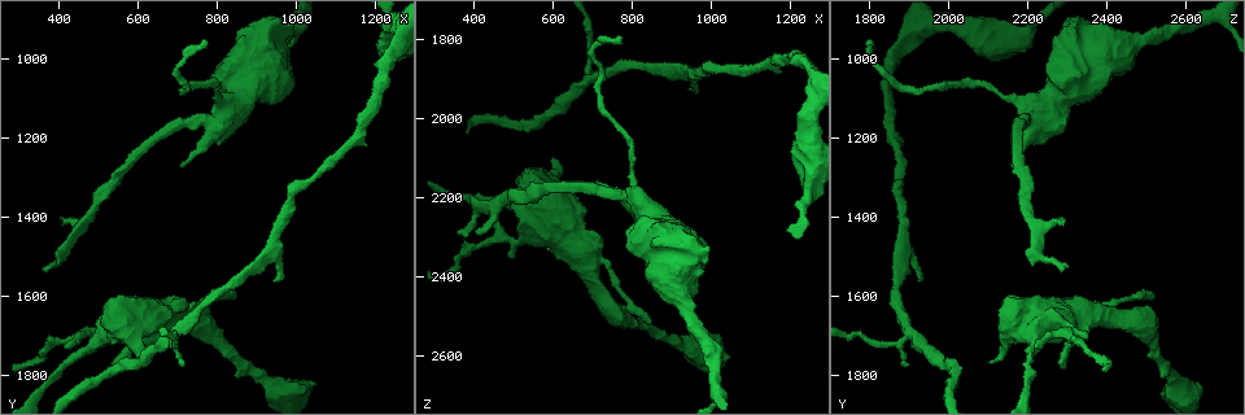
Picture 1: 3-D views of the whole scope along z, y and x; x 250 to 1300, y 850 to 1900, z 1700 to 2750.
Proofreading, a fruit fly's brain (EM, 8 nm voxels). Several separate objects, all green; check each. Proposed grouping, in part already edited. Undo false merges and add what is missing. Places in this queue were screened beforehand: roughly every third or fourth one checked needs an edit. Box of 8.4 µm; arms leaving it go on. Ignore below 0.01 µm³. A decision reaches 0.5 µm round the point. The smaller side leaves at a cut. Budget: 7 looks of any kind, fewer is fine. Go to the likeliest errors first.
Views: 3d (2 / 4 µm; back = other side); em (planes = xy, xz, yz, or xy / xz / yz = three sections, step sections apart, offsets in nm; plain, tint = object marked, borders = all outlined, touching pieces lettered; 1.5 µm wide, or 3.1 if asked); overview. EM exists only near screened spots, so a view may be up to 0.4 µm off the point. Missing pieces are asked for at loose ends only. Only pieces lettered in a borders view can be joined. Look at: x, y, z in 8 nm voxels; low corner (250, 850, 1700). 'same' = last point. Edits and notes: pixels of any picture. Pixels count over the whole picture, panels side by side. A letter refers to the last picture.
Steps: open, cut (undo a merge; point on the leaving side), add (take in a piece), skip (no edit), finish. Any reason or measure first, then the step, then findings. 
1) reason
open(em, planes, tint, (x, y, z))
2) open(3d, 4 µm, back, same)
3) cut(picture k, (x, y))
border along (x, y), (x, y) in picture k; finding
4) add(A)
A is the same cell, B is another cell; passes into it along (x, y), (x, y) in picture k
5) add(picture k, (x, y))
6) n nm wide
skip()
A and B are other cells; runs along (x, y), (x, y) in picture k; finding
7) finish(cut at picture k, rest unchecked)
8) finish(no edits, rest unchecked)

long arm stops here
open(3d, 4 µm, (1050, 1820, 2595))

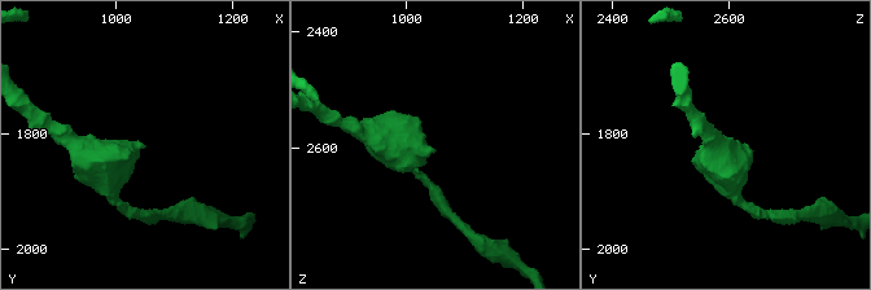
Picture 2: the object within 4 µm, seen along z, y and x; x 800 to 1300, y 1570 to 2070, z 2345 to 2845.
need the tissue
open(em, planes, borders, (1050, 1830, 2600))

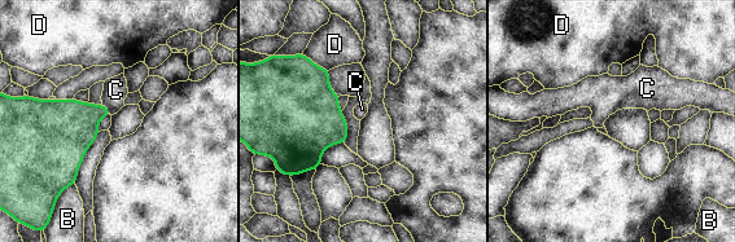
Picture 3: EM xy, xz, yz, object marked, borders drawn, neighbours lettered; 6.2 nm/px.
D touches over 180 nm
skip()
B, C and D are other cells; no lettered piece goes on from it

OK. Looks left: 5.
branch stops here
open(em, planes, borders, (605, 1760, 2100))

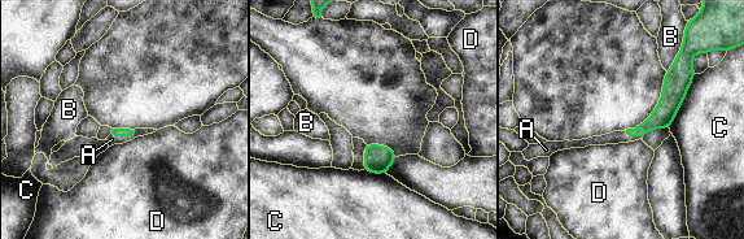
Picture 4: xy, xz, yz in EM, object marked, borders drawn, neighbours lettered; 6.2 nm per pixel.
C touches over 380 nm
add(picture 4, (112, 139))
A is the same cell, B, C and D are other cells; the neuron continues

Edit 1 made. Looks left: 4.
thin end
open(em, yz, step 8, borders, (850, 1605, 2520))

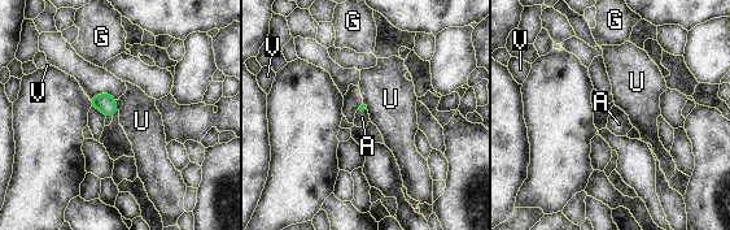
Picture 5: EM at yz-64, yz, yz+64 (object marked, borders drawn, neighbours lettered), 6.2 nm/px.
open(em, planes, borders, same)

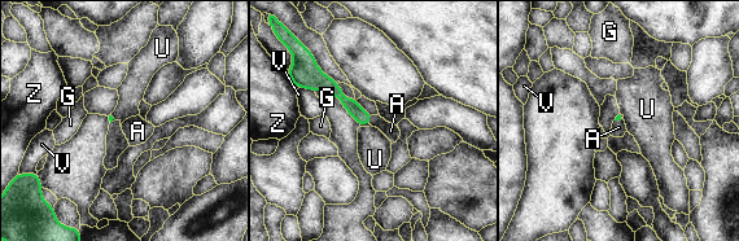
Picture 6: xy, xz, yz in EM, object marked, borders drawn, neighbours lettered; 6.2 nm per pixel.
add(picture 6, (390, 131))
A is the same cell, G, U, V and Z are other cells; passes into it along (362, 117), (371, 119), (390, 131) in picture 6; the neuron continues

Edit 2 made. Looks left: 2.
finish(add at picture 4, add at picture 6, rest unchecked)

